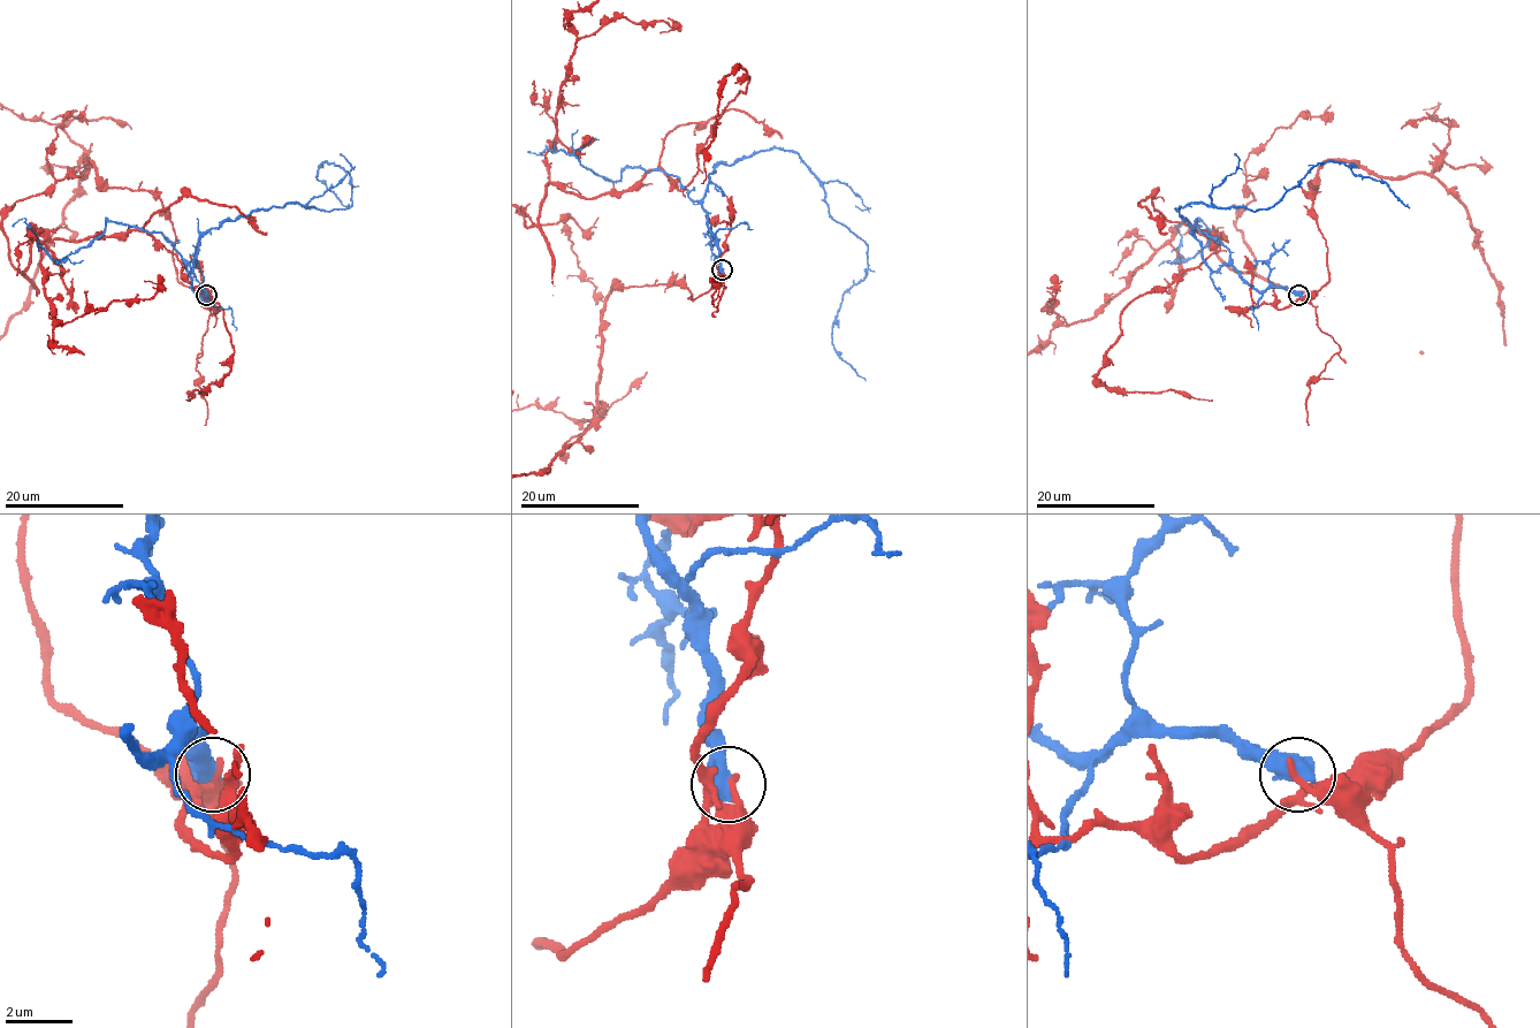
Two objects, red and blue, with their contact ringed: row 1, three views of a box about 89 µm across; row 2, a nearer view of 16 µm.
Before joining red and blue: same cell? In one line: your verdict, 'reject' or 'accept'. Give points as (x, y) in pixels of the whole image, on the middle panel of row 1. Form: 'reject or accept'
reject

